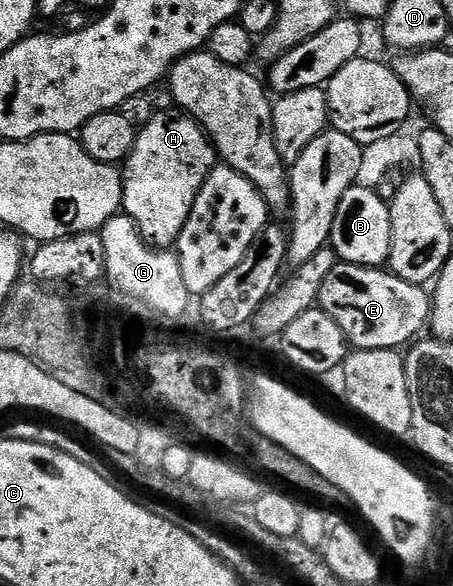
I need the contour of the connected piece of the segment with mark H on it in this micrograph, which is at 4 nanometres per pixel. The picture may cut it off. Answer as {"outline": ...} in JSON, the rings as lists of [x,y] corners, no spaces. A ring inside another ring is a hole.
{"outline":[[[177,114],[158,115],[155,119],[148,120],[143,127],[141,124],[132,153],[126,159],[122,171],[122,211],[132,217],[146,243],[163,249],[173,248],[177,244],[204,181],[216,166],[214,145],[202,126],[190,115]]]}

